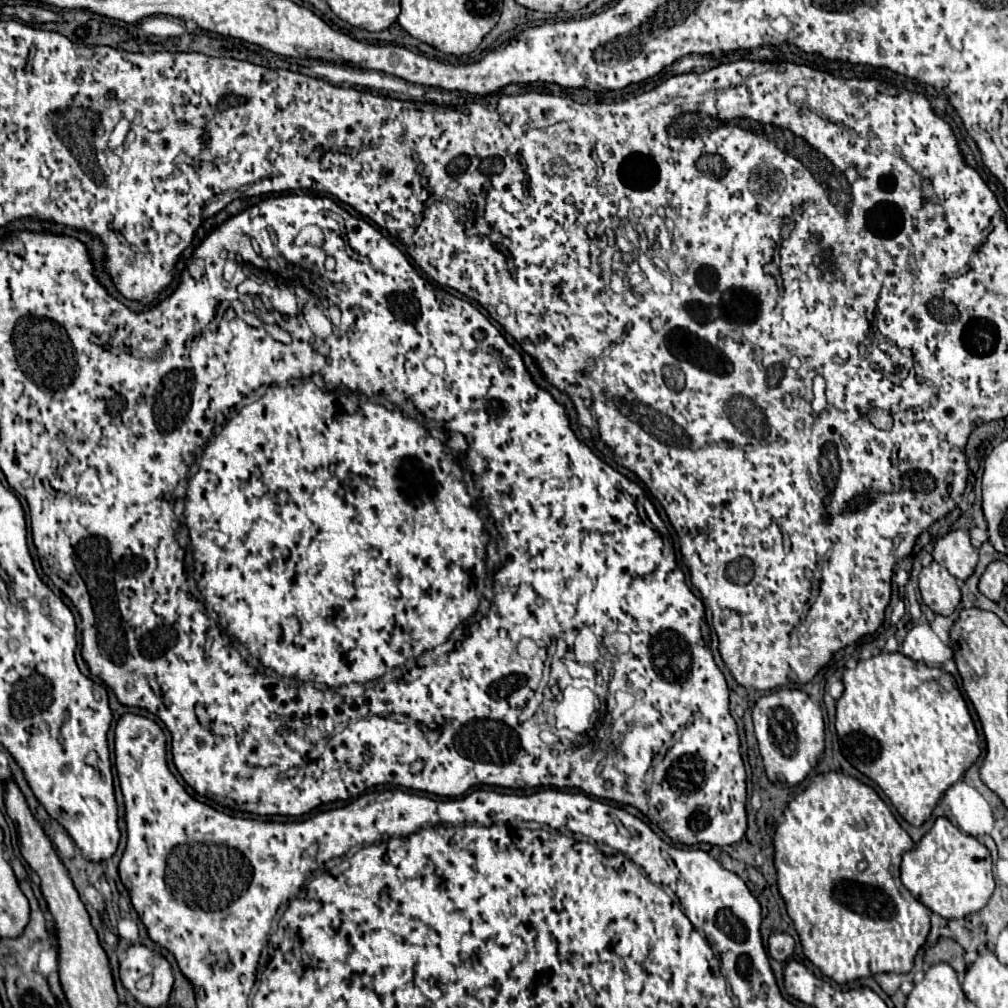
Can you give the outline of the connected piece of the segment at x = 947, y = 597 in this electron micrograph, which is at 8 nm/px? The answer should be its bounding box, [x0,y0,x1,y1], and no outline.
[920,562,960,616]

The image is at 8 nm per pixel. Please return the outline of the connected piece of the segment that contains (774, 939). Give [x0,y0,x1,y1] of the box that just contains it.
[768,932,794,962]

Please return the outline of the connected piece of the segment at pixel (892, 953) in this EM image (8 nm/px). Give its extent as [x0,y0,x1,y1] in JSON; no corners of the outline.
[774,772,932,984]

